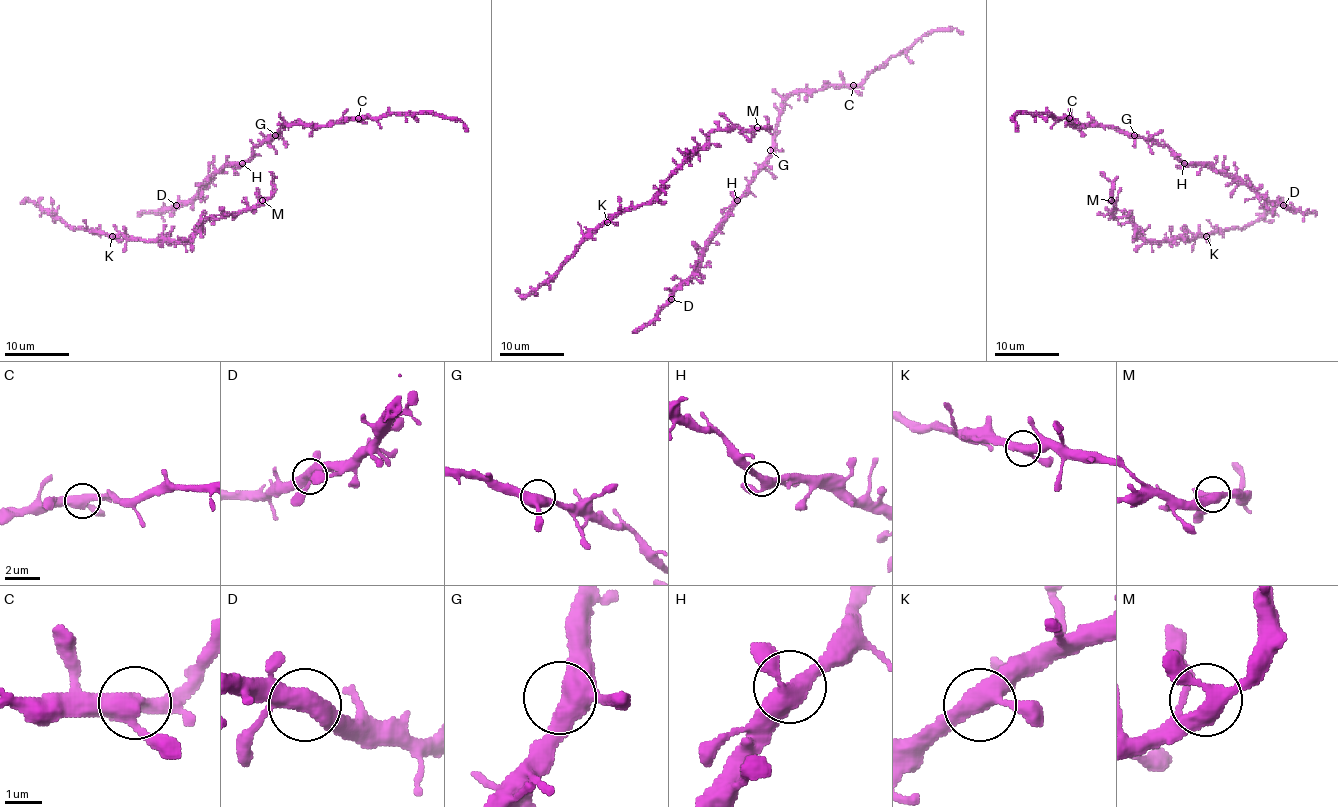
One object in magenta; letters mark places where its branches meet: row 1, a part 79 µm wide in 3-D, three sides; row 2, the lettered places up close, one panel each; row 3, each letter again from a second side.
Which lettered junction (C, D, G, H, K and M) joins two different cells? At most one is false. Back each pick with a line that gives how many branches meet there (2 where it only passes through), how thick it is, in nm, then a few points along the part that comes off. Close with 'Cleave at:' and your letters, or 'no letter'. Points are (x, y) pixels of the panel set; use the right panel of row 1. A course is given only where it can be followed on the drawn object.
Cleave at: no letter

